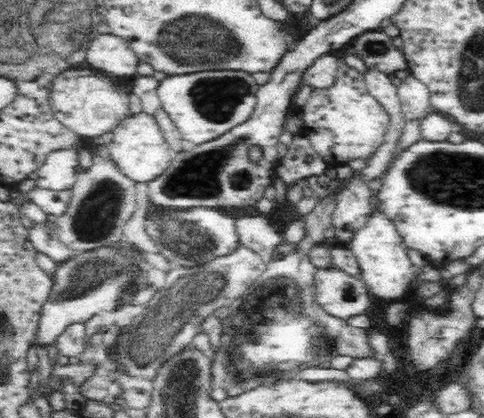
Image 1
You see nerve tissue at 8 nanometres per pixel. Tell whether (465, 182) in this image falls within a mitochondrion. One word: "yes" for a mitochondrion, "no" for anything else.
yes

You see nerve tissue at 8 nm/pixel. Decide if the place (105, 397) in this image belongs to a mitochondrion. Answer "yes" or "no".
no

